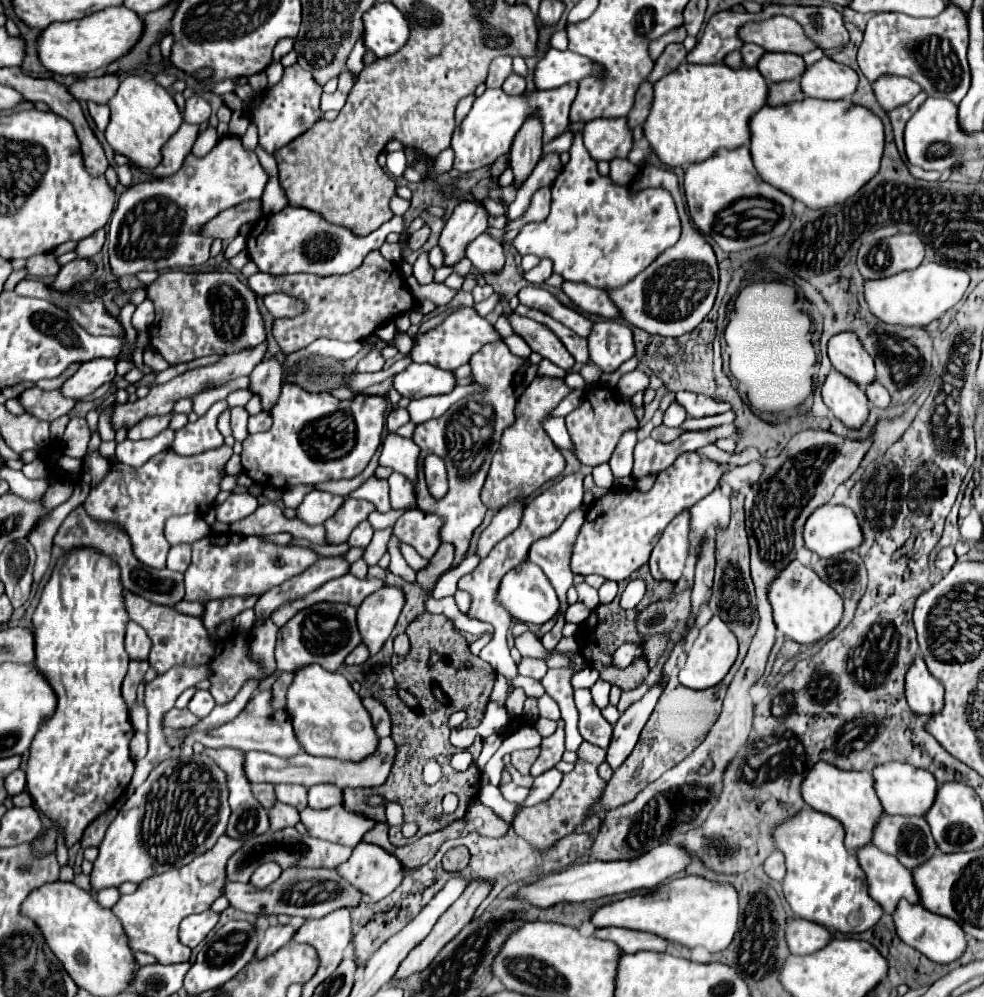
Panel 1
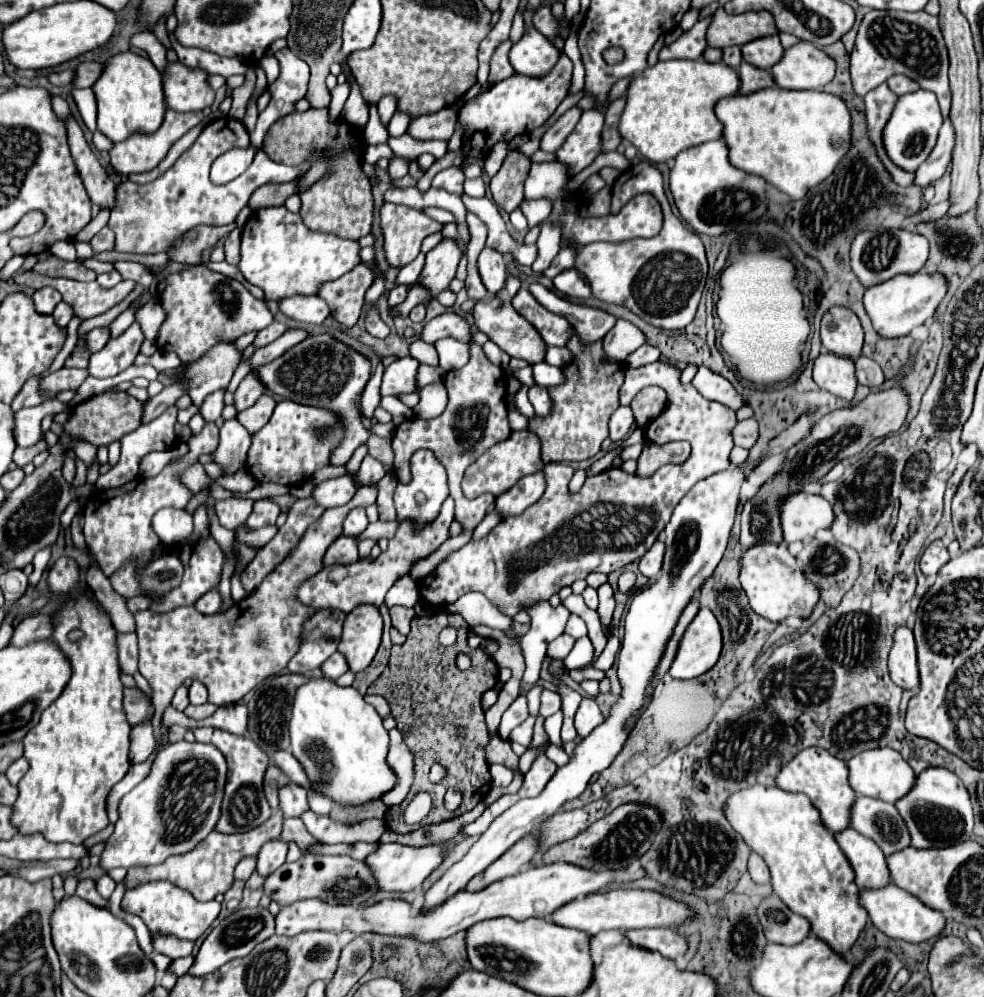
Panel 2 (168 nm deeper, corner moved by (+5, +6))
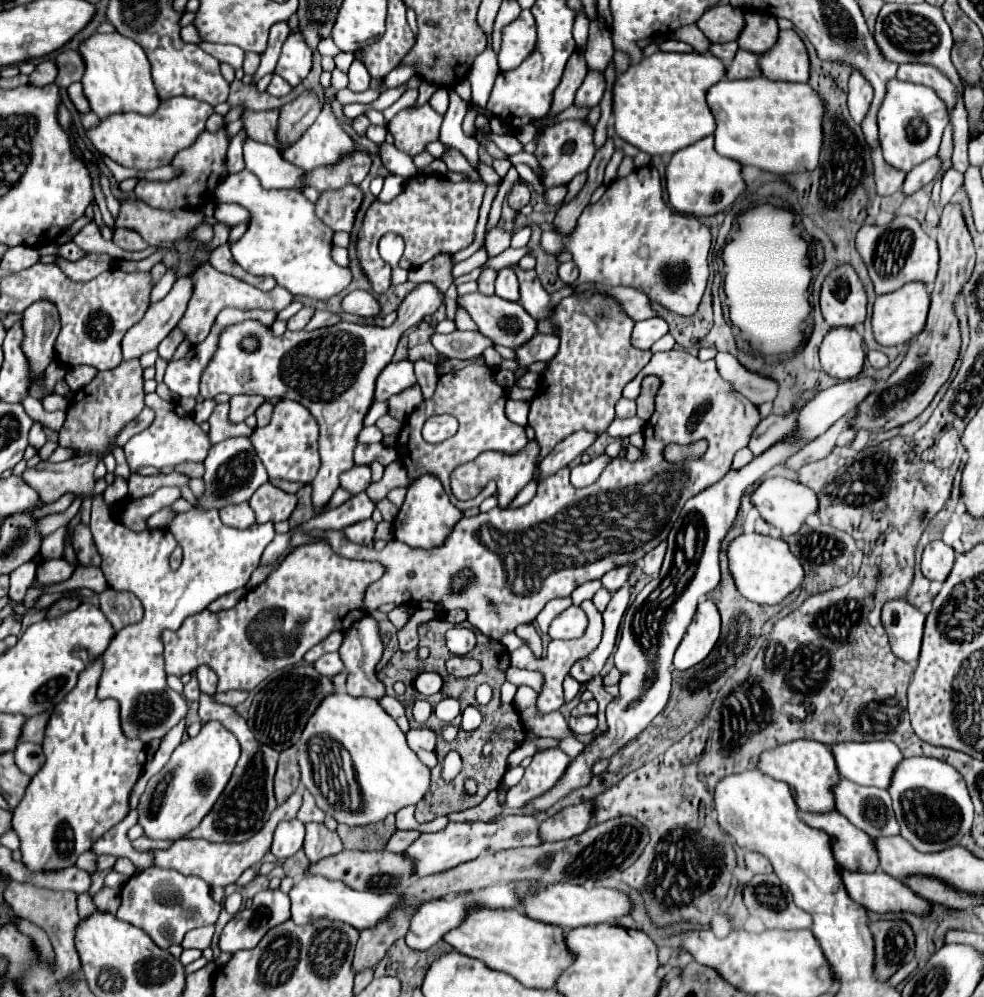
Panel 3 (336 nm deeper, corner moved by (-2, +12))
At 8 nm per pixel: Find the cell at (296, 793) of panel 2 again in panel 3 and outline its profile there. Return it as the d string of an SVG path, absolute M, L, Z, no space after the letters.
M304 790L302 806L298 810L298 820L300 822L322 822L324 820L324 812L320 812L320 808L316 808L316 802L312 800L312 794L308 790Z

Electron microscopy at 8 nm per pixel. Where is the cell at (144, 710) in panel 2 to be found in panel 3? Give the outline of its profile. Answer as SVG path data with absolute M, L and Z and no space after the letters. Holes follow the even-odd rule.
M96 494L92 498L92 522L90 524L92 524L94 544L102 556L102 572L108 580L108 586L122 590L122 592L132 592L136 598L140 598L140 602L144 606L144 618L138 624L126 626L122 632L118 632L114 636L114 640L110 642L110 646L106 648L106 652L102 654L104 656L104 672L102 672L100 686L98 686L98 698L116 698L120 702L120 718L122 718L124 734L128 738L140 738L142 742L148 744L152 738L162 738L172 726L178 724L180 718L186 716L184 696L170 690L166 684L160 632L164 628L170 628L170 630L180 628L180 624L186 616L202 612L218 596L228 594L236 588L244 588L246 582L250 580L252 572L258 568L264 548L276 536L274 524L252 524L246 530L228 528L220 520L216 510L204 512L204 510L192 508L190 512L178 514L174 518L174 522L170 524L170 530L174 534L170 530L150 530L150 532L136 534L112 518L102 494ZM178 544L184 548L184 560L182 560L182 566L174 572L168 566L168 558L170 558L174 546L178 546Z

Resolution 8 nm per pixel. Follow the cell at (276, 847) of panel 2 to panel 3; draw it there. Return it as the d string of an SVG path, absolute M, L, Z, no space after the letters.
M300 820L280 822L274 832L274 842L270 852L278 860L286 860L302 848L302 842L304 842L304 824Z

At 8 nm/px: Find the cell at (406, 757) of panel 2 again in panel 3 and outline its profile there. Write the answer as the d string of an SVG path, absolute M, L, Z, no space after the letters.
M428 728L408 730L406 740L408 740L408 746L420 758L420 762L424 762L428 768L436 766L436 732Z

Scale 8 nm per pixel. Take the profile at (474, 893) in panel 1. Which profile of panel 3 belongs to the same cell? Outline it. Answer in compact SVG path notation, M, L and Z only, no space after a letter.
M592 802L568 806L540 824L540 840L542 842L568 840L584 832L590 826L590 818L592 818Z

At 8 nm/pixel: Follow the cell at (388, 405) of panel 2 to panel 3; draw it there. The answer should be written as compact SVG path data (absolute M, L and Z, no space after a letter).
M374 402L364 418L364 426L372 426L380 416L384 416L388 412L388 402Z

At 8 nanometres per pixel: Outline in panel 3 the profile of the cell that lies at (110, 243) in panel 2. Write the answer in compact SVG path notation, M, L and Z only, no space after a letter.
M114 228L112 232L112 242L116 246L120 246L122 250L128 250L128 252L136 252L136 250L144 250L148 244L140 238L138 232L130 230L130 228Z

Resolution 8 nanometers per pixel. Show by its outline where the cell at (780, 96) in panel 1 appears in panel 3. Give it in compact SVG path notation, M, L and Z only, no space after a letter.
M738 50L734 62L728 66L728 80L742 80L742 78L756 78L762 76L758 56L746 50Z

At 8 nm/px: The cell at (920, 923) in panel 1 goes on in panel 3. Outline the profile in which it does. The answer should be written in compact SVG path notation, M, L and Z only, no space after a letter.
M842 870L842 880L854 902L878 914L910 912L916 916L926 916L928 912L932 912L932 906L934 906L934 904L928 904L928 900L920 900L916 892L906 888L908 884L880 870L876 872Z

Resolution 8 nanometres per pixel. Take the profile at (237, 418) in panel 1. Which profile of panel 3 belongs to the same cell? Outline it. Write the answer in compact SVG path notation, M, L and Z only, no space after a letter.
M232 436L220 444L214 444L208 450L204 466L206 466L206 472L204 472L206 492L200 498L200 508L204 510L208 508L220 510L228 504L246 502L264 482L270 482L266 468L260 464L260 458L256 456L256 450L252 448L250 436Z

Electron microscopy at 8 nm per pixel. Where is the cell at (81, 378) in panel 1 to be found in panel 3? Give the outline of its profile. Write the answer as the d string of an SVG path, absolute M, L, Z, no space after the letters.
M182 276L176 280L166 298L152 304L140 324L134 324L122 340L122 360L140 358L142 354L156 350L156 346L176 328L192 294L192 282Z

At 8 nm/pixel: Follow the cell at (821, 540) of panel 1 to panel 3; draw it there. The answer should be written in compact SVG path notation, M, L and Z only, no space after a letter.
M766 478L752 494L752 502L758 506L762 518L766 522L770 522L772 526L776 526L778 530L782 530L784 536L792 536L796 534L802 524L806 522L808 516L816 514L818 512L818 500L816 500L816 492L812 492L812 488L800 484L800 482L794 482L794 480L788 480L788 478Z

